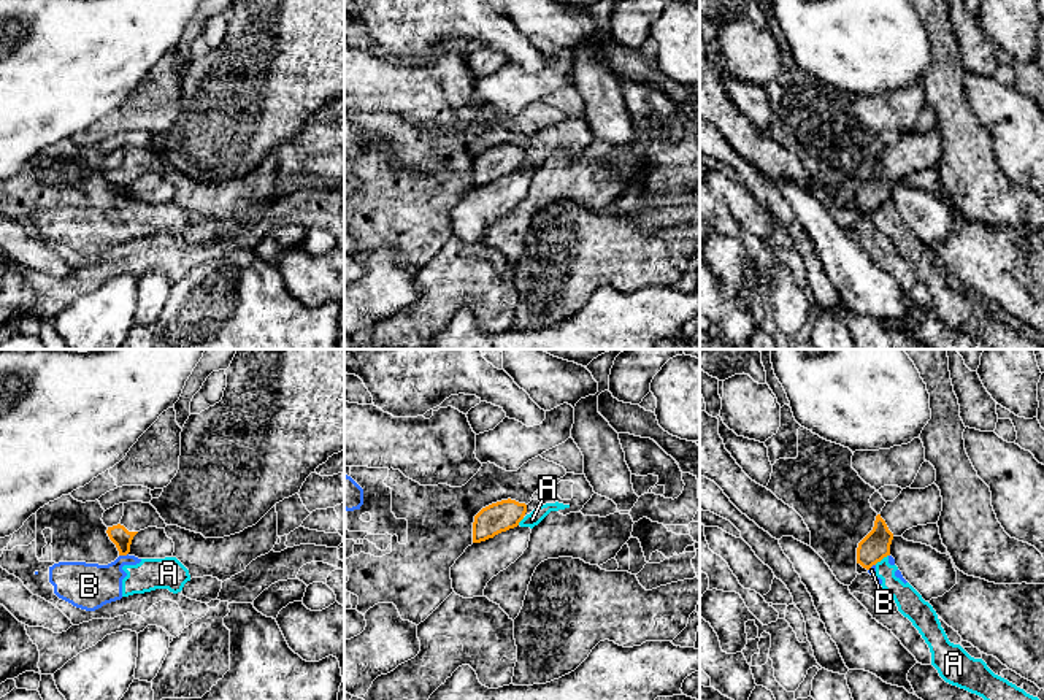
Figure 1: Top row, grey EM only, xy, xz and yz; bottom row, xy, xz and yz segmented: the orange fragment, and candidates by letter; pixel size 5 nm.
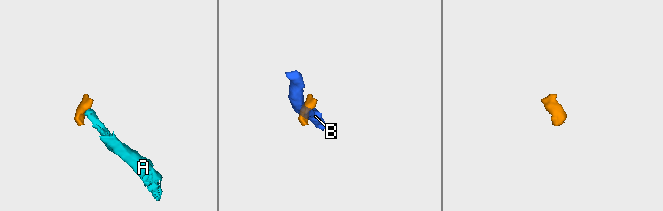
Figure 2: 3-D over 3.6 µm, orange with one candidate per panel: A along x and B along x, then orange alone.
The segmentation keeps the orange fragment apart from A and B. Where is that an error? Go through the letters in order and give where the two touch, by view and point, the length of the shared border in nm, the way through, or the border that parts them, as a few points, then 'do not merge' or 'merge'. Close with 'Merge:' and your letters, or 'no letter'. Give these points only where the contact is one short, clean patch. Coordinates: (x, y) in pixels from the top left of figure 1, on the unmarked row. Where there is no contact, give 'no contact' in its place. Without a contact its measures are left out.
A: contact yz (881, 203); length 90 nm; border yz (887, 199), (875, 208); do not merge
B: contact xy (122, 199); length 50 nm; border xy (127, 197), (119, 200); do not merge
Merge: no letter

